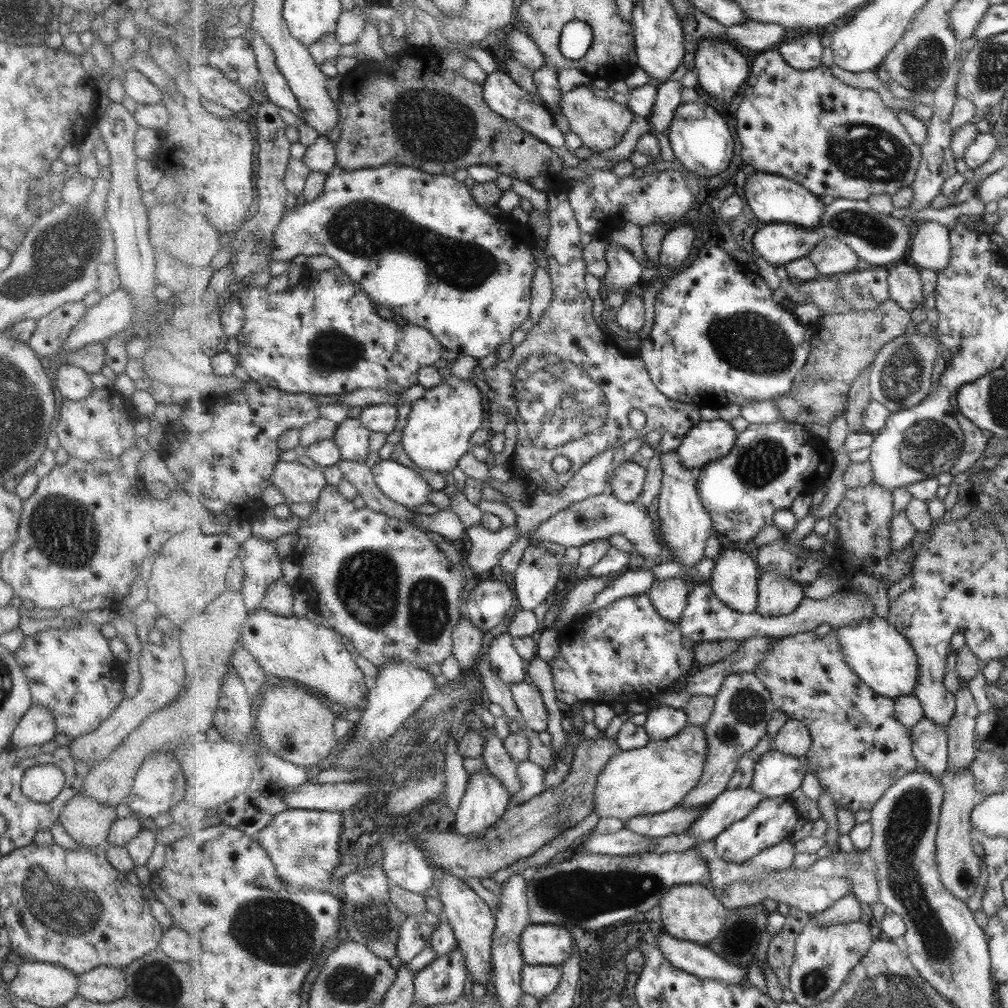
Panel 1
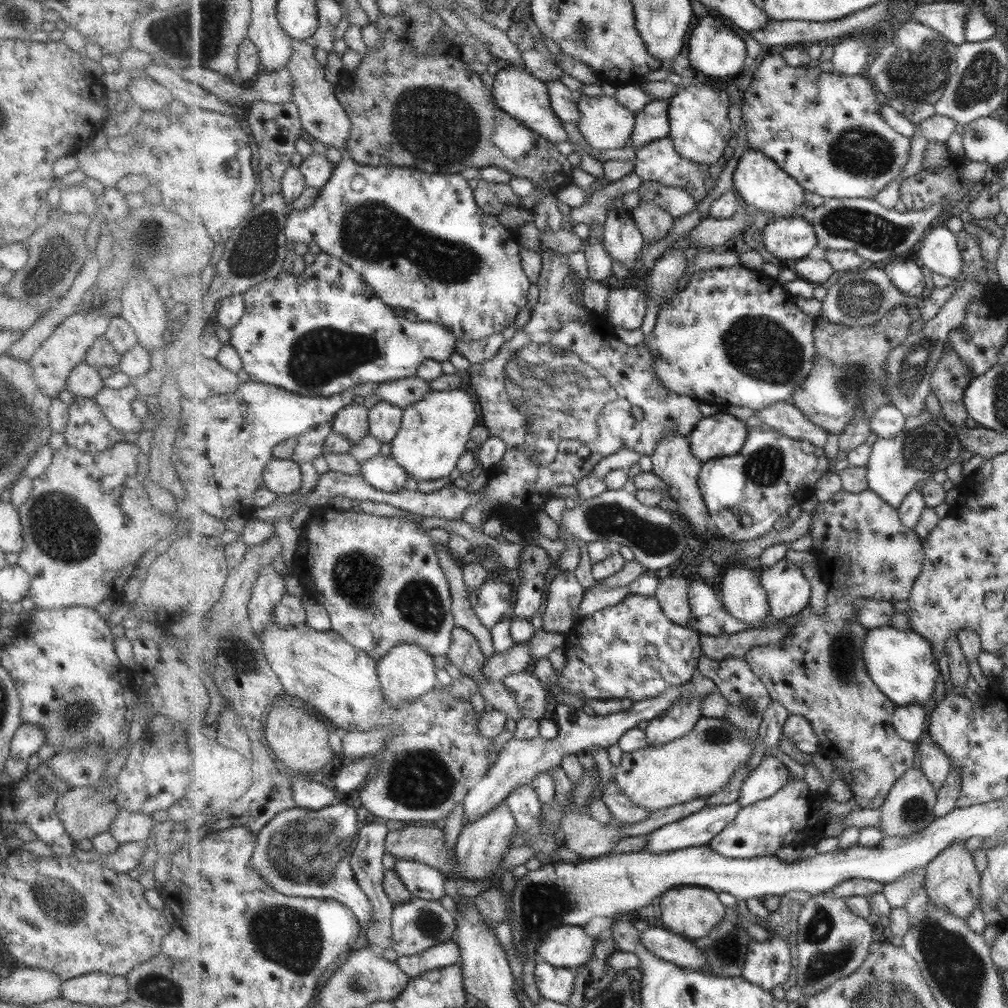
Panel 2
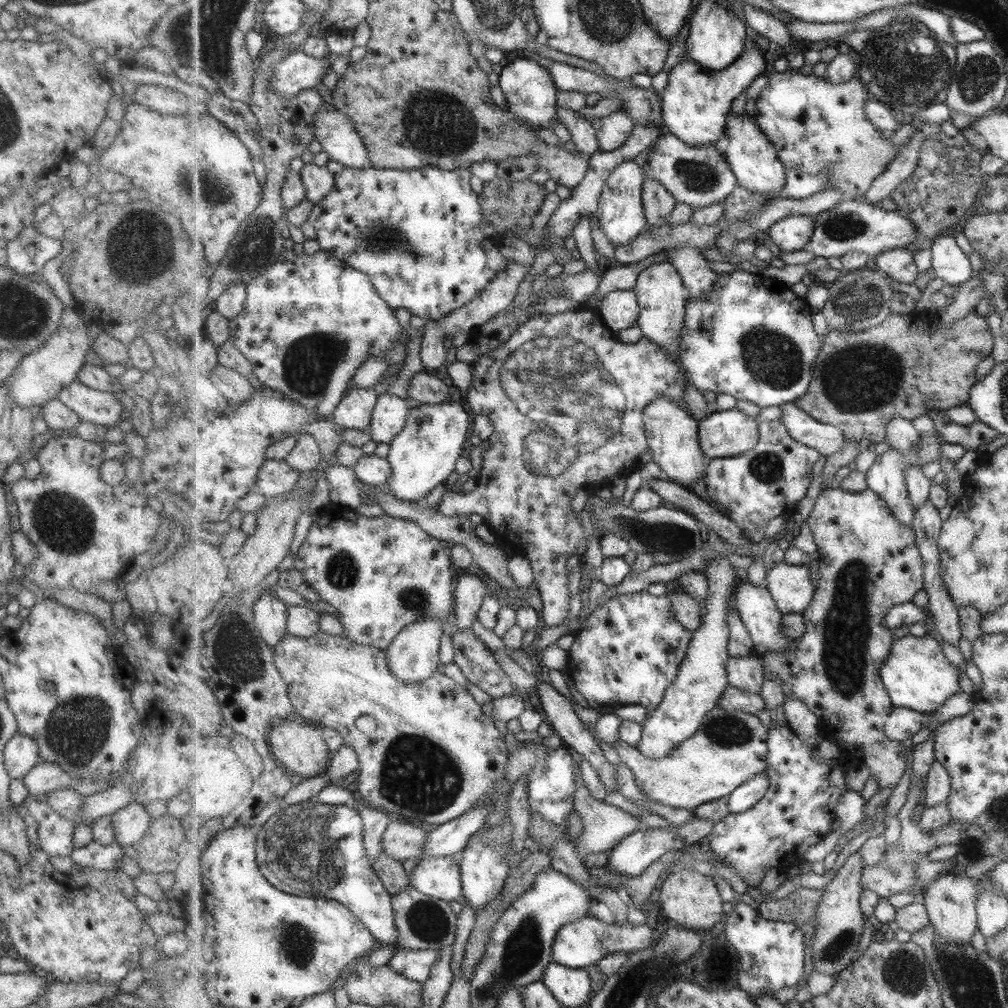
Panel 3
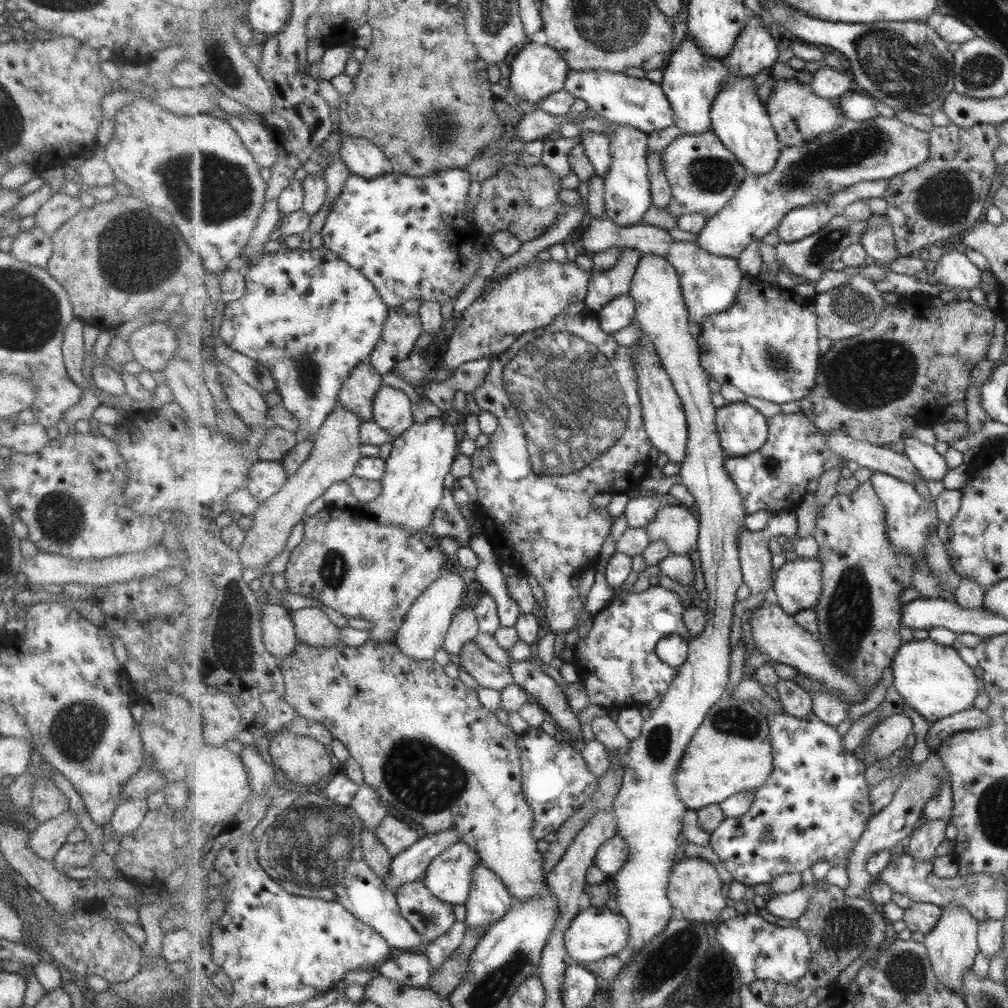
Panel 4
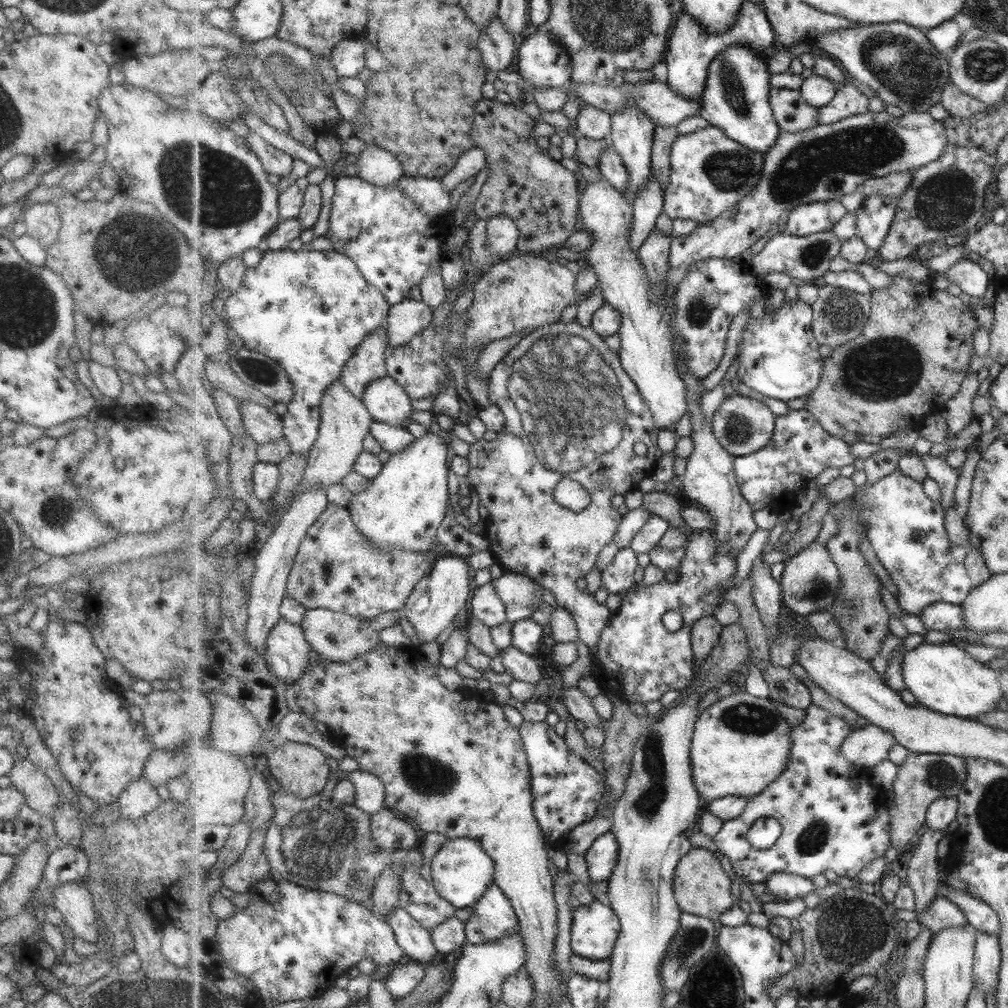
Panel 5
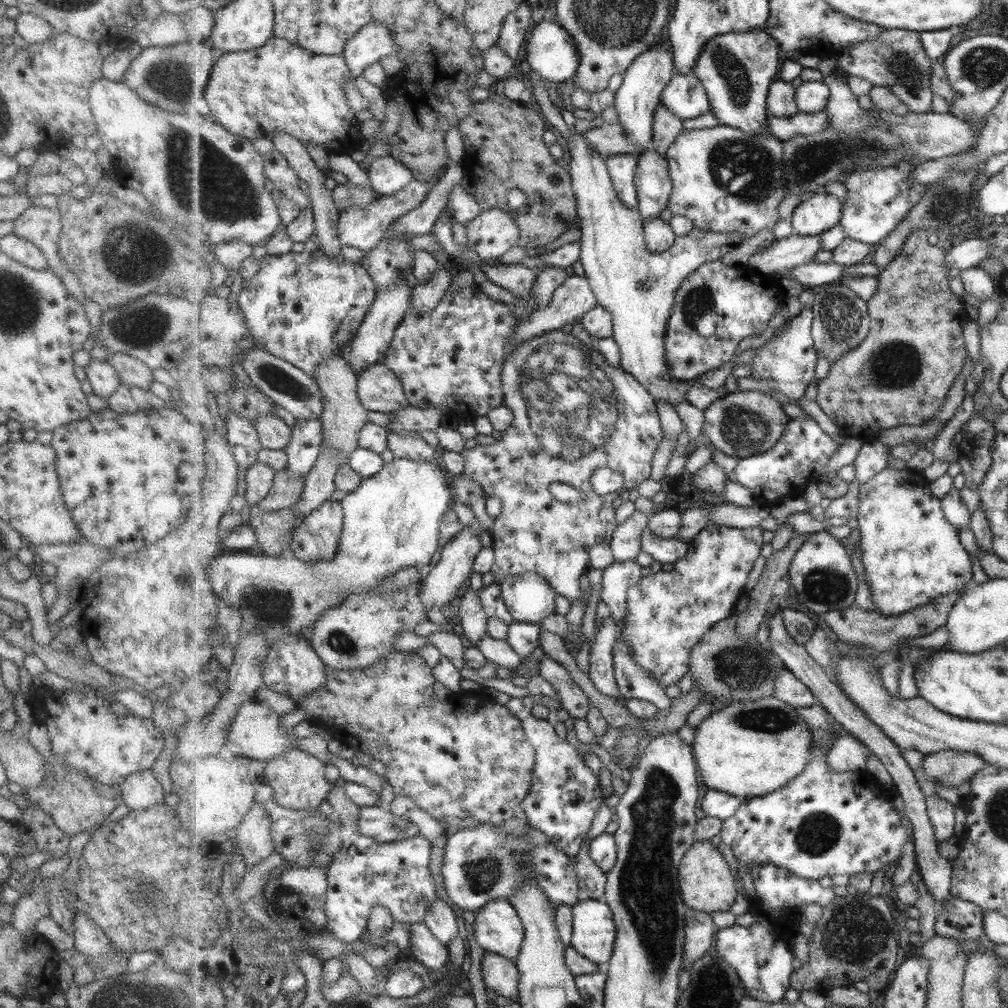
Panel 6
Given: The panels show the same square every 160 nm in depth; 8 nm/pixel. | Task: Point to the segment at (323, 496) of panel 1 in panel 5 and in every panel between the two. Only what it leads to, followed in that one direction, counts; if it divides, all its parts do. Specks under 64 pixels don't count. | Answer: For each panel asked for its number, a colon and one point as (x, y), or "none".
2: (380, 577)
3: (381, 574)
4: (345, 564)
5: (337, 568)

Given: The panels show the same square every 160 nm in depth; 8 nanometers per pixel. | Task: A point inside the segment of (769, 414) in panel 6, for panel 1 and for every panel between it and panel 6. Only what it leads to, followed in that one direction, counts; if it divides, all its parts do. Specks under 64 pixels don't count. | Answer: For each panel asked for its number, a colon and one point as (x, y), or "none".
1: (709, 441)
2: (723, 434)
3: (728, 433)
4: (743, 429)
5: (744, 425)

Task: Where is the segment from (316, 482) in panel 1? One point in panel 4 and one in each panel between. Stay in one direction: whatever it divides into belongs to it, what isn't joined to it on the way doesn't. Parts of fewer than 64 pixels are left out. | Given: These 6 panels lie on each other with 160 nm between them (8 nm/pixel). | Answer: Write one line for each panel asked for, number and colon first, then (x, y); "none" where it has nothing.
2: (282, 476)
3: (276, 478)
4: (267, 478)

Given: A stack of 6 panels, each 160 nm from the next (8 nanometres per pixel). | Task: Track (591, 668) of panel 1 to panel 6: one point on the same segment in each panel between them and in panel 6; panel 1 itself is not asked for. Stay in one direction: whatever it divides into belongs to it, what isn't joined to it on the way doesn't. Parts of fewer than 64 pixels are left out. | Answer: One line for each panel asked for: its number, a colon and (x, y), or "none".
2: (632, 650)
3: (629, 651)
4: (625, 671)
5: (638, 658)
6: (668, 614)

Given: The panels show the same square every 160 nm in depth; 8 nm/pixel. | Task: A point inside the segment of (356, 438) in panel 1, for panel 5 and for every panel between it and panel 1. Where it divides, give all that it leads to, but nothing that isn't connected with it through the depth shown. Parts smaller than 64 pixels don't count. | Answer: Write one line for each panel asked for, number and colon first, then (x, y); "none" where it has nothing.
2: (353, 422)
3: (355, 411)
4: (359, 393)
5: (369, 364)

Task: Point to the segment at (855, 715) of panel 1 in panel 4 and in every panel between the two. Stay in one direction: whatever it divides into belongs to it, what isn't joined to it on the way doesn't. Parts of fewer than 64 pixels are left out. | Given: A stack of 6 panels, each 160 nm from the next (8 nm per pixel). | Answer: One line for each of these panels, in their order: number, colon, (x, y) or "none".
2: (863, 550)
3: (869, 561)
4: (864, 574)

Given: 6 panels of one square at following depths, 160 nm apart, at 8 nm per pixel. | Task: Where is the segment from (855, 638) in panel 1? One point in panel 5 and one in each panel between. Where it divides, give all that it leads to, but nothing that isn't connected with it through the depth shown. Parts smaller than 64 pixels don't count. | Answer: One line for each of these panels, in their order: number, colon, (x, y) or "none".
2: (902, 663)
3: (917, 675)
4: (934, 680)
5: (943, 677)

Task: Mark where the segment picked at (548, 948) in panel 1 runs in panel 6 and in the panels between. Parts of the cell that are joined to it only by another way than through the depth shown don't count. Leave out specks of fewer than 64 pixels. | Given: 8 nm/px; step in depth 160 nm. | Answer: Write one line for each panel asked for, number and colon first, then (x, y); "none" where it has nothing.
2: (568, 947)
3: (588, 941)
4: (596, 933)
5: (596, 928)
6: (595, 932)

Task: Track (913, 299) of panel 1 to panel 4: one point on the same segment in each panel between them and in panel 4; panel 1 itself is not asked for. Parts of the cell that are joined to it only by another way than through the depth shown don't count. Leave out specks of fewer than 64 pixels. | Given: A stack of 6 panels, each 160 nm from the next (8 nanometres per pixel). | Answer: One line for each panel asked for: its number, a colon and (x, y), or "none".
2: (906, 275)
3: (898, 264)
4: (880, 243)

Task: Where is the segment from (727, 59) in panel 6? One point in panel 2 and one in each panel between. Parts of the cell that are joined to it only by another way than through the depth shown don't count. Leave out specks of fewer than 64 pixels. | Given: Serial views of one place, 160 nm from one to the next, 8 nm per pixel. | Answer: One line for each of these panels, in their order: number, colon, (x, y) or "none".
2: (761, 182)
3: (752, 156)
4: (740, 120)
5: (737, 98)

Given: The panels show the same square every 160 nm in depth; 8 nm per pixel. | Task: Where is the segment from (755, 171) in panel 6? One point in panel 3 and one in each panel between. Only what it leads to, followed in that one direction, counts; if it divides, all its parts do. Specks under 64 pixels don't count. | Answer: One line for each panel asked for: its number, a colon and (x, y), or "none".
3: (699, 176)
4: (704, 174)
5: (711, 173)

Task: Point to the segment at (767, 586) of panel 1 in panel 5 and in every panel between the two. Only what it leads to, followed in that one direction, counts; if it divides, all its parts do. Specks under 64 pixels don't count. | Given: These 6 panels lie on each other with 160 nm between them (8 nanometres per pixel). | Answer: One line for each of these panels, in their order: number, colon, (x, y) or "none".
2: (789, 591)
3: (793, 587)
4: (798, 584)
5: (811, 581)

